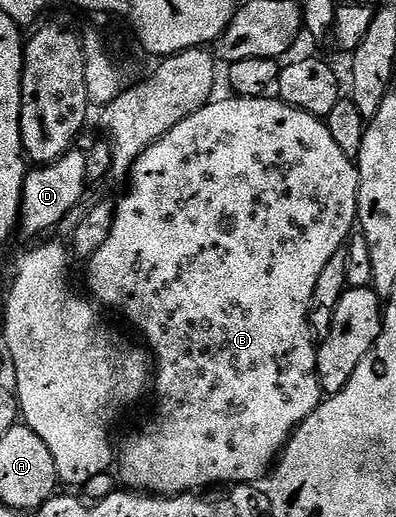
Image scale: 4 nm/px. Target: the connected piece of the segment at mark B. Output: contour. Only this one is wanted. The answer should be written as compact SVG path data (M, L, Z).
M245 96L230 99L216 99L177 122L169 134L153 142L153 146L146 148L136 158L129 173L131 189L123 201L118 201L109 238L101 242L101 250L97 250L97 254L93 254L86 265L87 284L92 292L90 295L104 309L107 307L120 312L143 335L142 343L153 357L155 417L136 436L129 437L123 448L121 444L117 452L117 472L119 468L127 483L124 485L143 494L178 496L207 490L212 486L259 482L263 475L264 479L272 471L283 447L291 441L291 436L299 429L301 422L305 422L305 418L317 410L325 396L319 378L315 375L317 337L311 330L307 315L313 298L313 286L317 286L321 270L325 270L333 254L344 251L356 227L359 215L359 170L356 161L350 160L345 150L337 146L333 134L329 134L326 123L320 117L305 114L278 98Z

